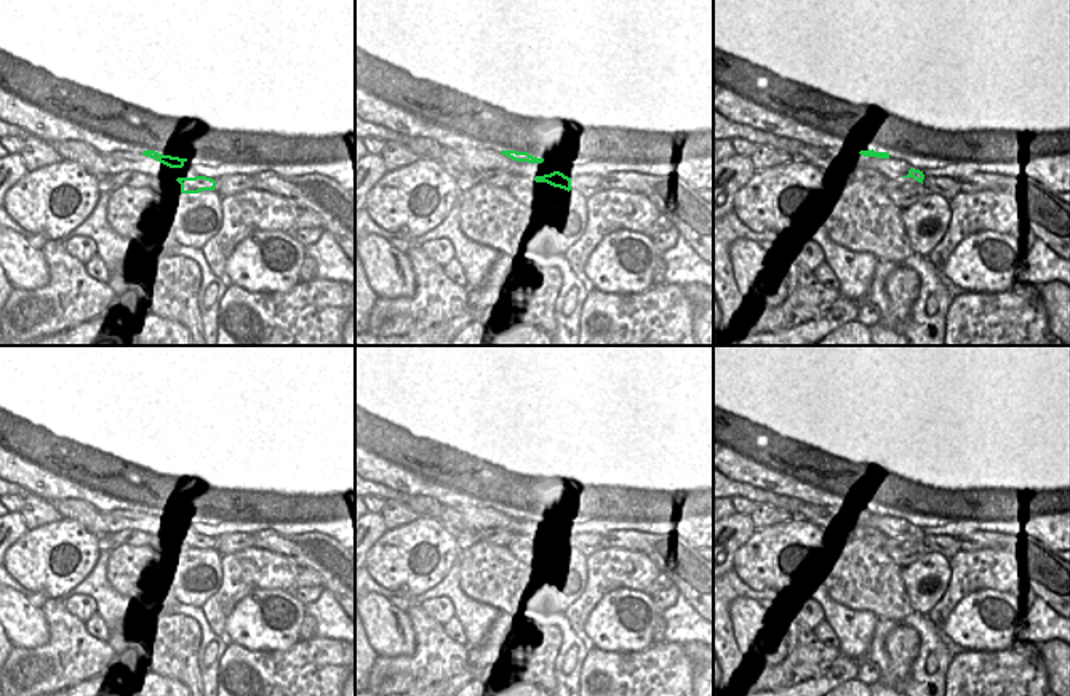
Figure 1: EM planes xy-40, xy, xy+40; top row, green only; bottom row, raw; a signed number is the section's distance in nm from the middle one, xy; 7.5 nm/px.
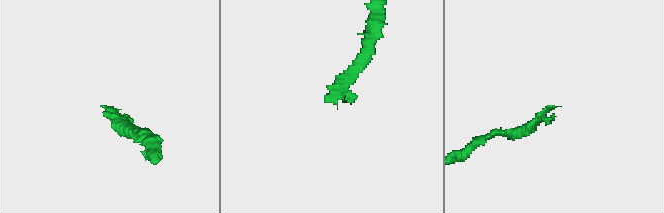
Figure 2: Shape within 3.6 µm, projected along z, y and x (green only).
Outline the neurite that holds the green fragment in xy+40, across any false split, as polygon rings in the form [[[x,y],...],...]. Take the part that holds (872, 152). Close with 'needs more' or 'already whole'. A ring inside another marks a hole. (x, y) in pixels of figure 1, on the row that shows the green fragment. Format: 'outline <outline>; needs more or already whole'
outline [[[801,146],[798,158],[812,165],[817,170],[852,170],[868,168],[875,158],[889,158],[888,152],[848,149],[822,149],[819,146]]]; needs more

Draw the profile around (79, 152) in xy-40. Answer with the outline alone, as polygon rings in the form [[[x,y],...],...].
[[[74,139],[67,141],[67,142],[54,142],[51,146],[61,158],[75,162],[86,173],[93,174],[91,170],[94,166],[94,158],[98,157],[98,152],[93,147],[90,147],[83,142],[77,142]]]

